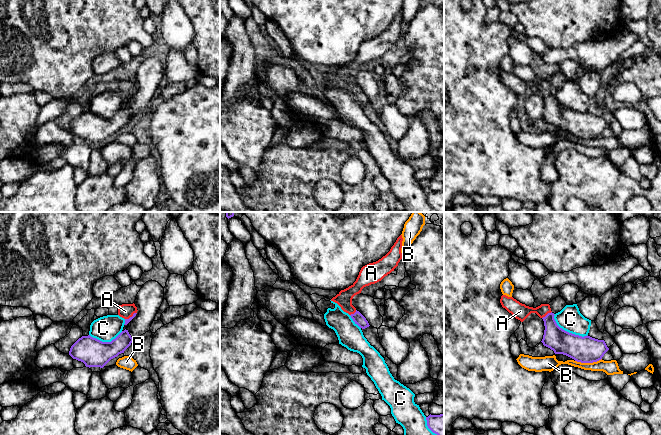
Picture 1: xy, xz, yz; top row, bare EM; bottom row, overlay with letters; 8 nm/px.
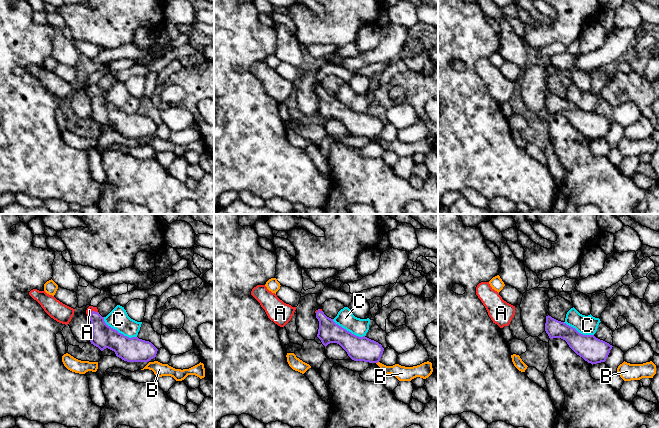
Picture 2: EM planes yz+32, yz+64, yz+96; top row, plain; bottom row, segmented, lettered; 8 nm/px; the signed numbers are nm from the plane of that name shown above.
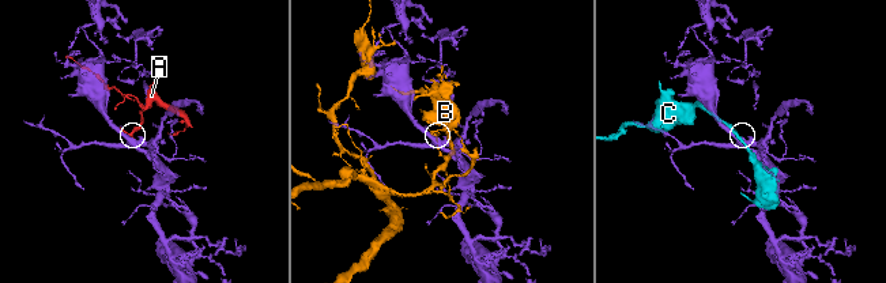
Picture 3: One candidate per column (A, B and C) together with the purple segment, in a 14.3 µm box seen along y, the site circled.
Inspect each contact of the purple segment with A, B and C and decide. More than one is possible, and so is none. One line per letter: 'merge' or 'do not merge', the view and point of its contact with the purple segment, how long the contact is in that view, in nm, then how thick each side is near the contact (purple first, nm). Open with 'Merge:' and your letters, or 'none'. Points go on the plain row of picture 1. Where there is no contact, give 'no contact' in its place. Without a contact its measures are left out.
Merge: A
A: merge; contact yz (547, 90); length 100 nm; calibres 190 and 130 nm
B: do not merge; contact yz (588, 138); length 220 nm; calibres 220 and 110 nm
C: do not merge; contact yz (566, 107); length 320 nm; calibres 220 and 200 nm

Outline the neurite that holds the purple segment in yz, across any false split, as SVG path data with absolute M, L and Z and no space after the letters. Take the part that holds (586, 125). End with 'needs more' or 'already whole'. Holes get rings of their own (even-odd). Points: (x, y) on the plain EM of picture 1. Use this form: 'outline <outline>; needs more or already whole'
outline M502 71L500 79L516 95L523 98L531 89L536 89L544 97L544 111L542 119L555 130L563 130L577 138L593 139L602 135L609 126L604 116L590 112L579 112L560 104L551 87L549 80L541 80L533 84L520 79L513 73Z; needs more

